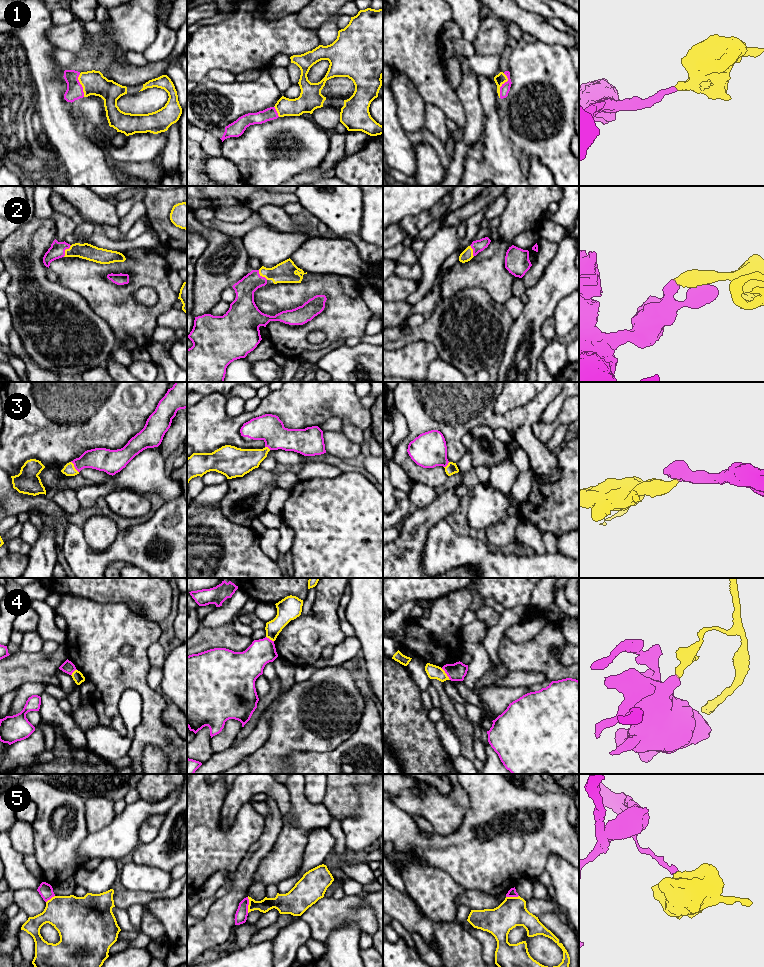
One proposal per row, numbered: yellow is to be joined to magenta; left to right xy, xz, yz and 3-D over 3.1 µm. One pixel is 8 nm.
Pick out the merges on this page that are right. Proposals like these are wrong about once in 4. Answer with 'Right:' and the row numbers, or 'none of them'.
Right: 1, 2, 3

